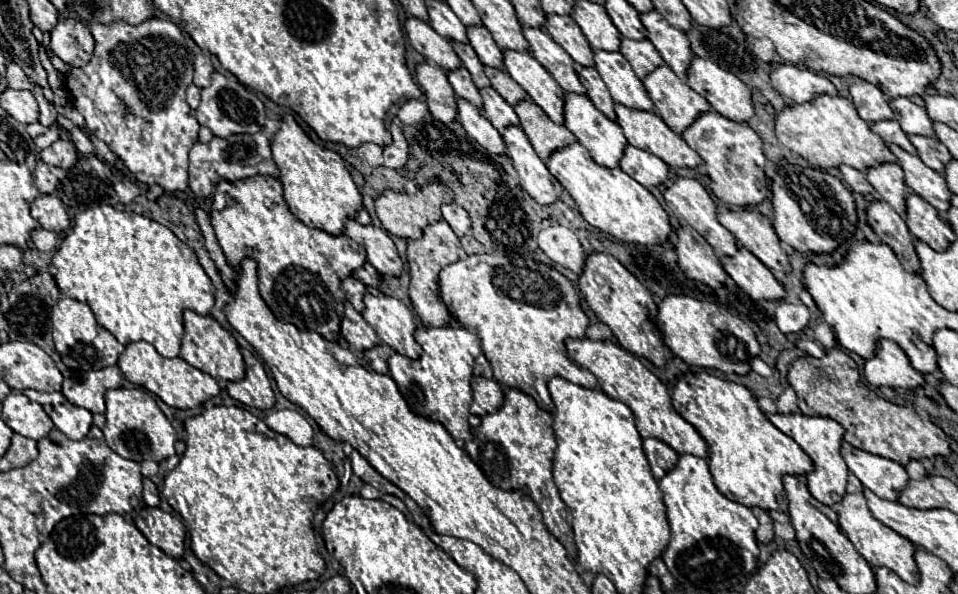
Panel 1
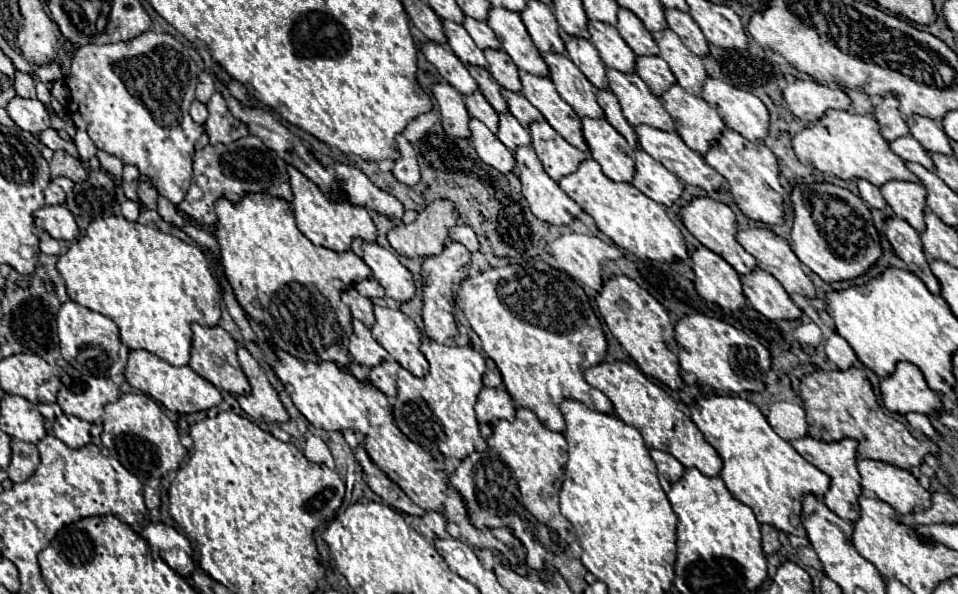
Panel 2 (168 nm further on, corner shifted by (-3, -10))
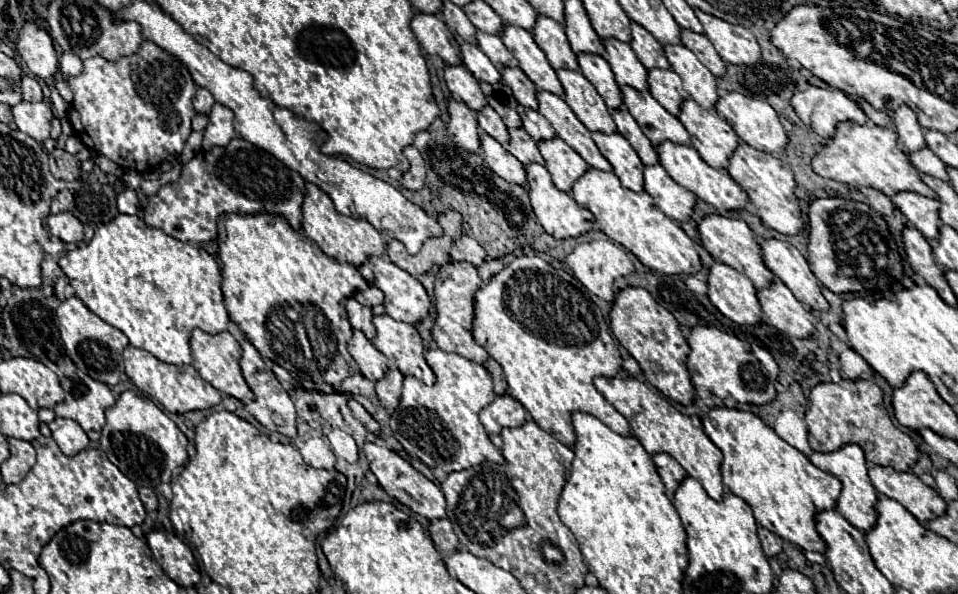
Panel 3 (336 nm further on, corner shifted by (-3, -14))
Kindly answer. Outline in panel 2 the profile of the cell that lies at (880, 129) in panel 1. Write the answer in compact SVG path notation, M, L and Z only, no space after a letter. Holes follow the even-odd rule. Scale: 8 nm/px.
M904 135L904 137L898 137L894 141L888 143L890 149L904 161L912 161L912 163L920 163L922 167L926 169L934 169L930 157L926 155L926 149L912 137L912 135Z

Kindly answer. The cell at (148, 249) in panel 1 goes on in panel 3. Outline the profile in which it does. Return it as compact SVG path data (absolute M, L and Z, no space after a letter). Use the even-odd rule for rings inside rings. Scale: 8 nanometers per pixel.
M118 215L116 219L98 225L92 241L76 245L76 249L60 257L58 263L68 275L70 285L76 289L76 295L90 311L94 311L112 327L120 329L130 339L130 345L152 353L164 363L192 363L190 335L196 327L210 335L216 335L220 331L226 331L230 325L220 289L222 275L214 257L198 245L182 243L166 235L162 229L148 227L138 215Z

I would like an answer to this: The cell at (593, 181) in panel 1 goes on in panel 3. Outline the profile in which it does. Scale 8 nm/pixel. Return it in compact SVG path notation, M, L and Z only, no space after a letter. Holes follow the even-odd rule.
M588 169L572 187L574 201L590 209L600 225L600 229L614 241L632 251L646 267L658 273L692 273L696 275L702 269L702 261L694 249L694 241L682 231L678 223L668 219L648 193L634 193L622 187L620 179L614 173Z

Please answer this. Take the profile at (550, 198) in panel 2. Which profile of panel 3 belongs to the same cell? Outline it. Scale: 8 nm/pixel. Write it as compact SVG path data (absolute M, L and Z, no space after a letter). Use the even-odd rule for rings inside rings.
M538 163L526 165L526 173L528 173L528 187L530 187L528 193L530 193L532 209L546 233L550 233L556 239L568 239L568 237L580 237L594 227L594 215L588 209L580 207L568 193L556 189L544 165L538 165Z

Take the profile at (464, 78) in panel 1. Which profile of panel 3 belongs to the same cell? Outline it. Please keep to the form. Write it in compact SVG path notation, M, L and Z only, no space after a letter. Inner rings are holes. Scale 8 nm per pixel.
M486 105L482 111L478 111L478 123L480 123L480 127L482 127L490 137L494 137L498 143L506 145L506 143L510 141L510 135L508 135L508 129L506 129L502 117L500 117L490 105Z

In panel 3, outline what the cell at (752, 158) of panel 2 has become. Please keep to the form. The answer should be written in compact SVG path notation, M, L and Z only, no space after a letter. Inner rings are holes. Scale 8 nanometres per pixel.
M742 141L734 151L734 155L730 157L728 173L748 193L750 201L760 211L760 219L764 221L764 225L776 229L782 235L798 235L804 229L802 211L794 195L794 187L796 187L794 173L790 171L790 167L786 167L782 159L776 159L770 153L758 151Z

